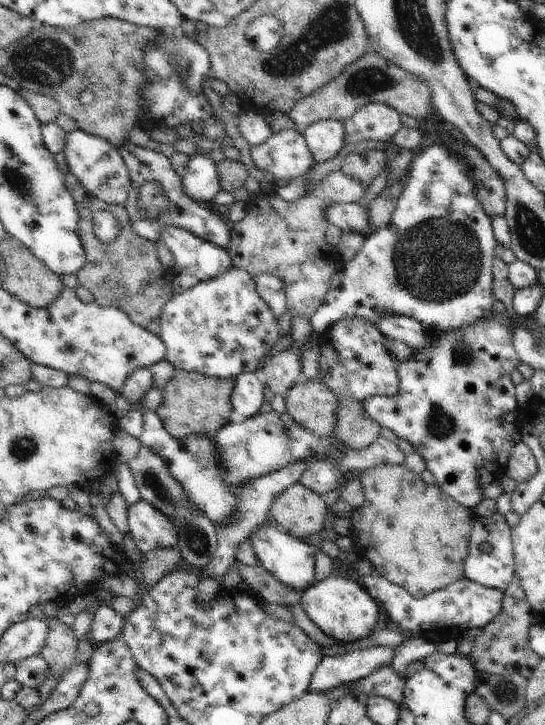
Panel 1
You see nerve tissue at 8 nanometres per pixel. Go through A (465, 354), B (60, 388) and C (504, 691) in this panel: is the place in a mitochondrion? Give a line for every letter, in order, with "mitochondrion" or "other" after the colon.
A: mitochondrion
B: other
C: mitochondrion

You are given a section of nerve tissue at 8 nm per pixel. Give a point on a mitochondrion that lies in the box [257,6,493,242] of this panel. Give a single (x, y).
(366, 81)

